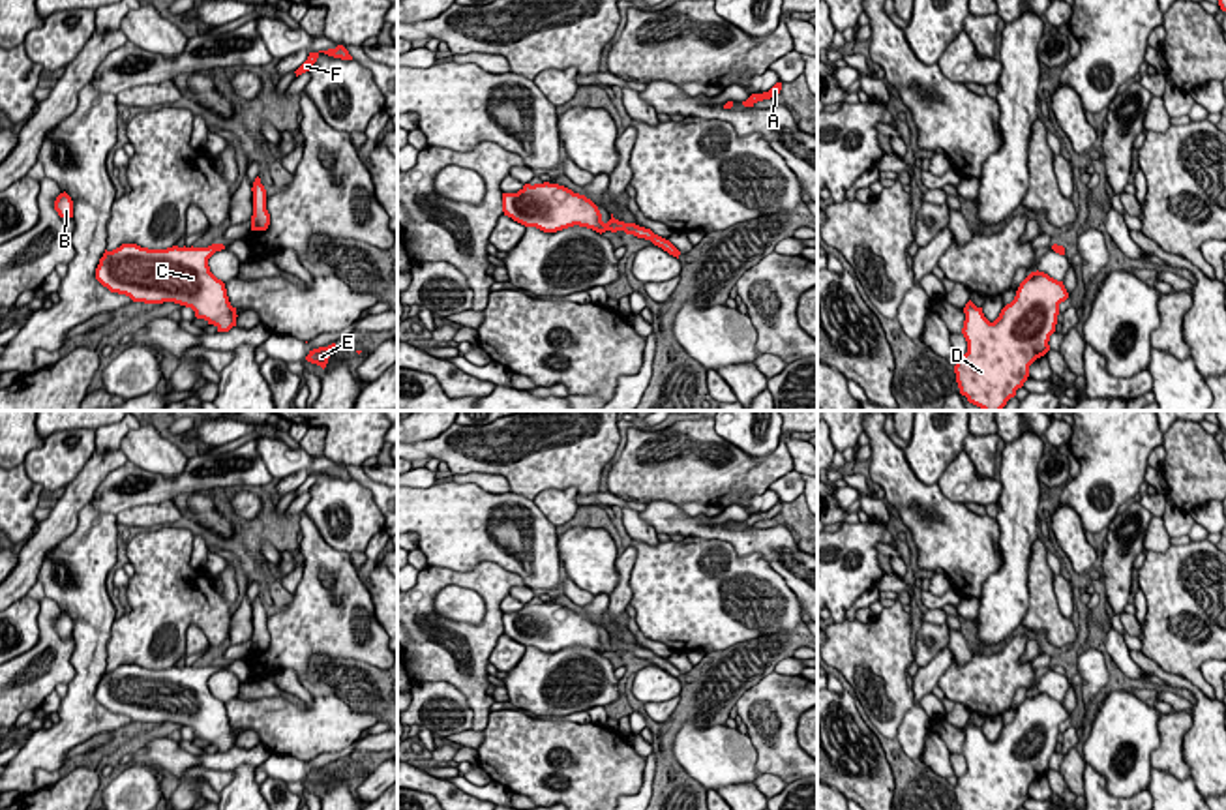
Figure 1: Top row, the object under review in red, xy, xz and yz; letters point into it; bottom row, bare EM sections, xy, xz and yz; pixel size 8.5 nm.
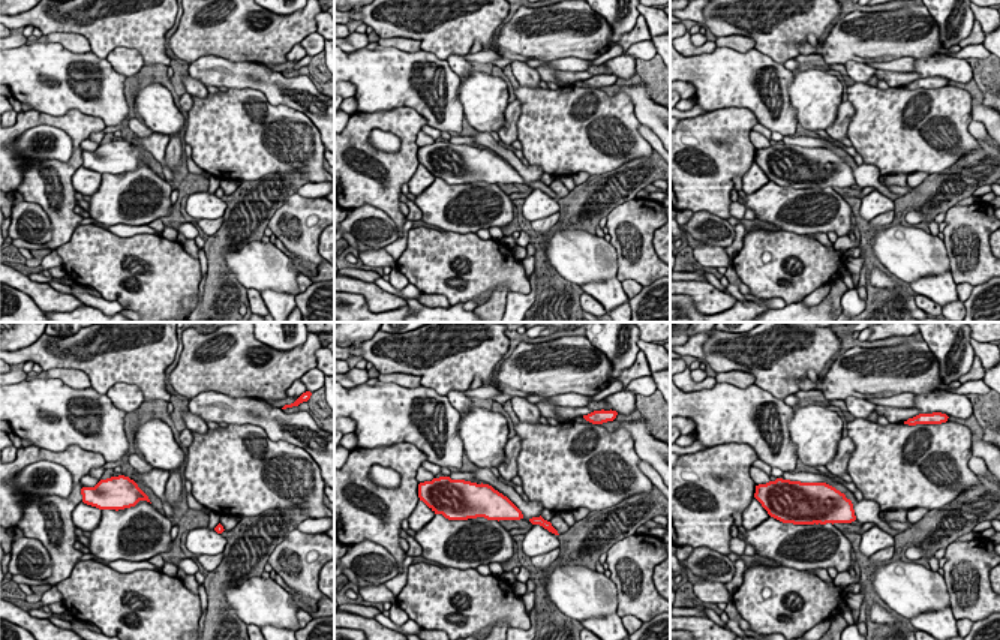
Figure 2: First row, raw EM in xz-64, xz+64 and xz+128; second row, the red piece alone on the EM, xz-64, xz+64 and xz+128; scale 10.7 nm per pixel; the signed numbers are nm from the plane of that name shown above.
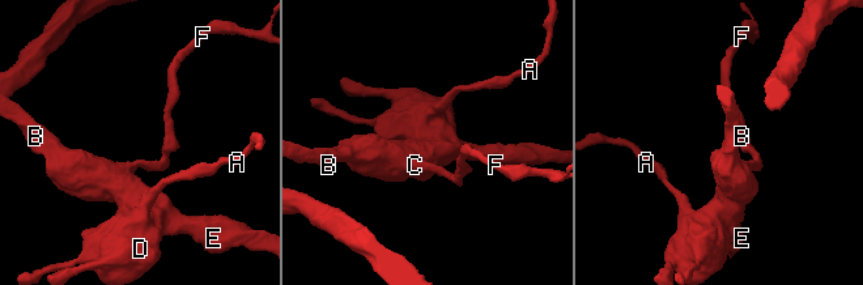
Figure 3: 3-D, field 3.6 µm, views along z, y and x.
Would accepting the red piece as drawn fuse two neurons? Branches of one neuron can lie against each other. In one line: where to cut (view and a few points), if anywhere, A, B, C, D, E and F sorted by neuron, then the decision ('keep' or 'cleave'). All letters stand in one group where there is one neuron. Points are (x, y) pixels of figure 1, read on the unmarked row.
no cut | A B C D E F | keep

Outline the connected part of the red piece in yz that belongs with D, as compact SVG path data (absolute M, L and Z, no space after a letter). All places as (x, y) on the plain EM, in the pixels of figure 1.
M1031 692L1016 716L990 742L982 728L965 724L962 754L967 772L954 786L960 810L1018 810L1029 797L1029 786L1050 771L1059 724L1069 718L1063 701Z

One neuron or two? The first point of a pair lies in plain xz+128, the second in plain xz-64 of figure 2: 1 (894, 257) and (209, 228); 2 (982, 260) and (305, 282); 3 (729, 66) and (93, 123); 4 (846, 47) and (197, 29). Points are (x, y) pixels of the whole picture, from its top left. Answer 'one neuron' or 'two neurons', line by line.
1: two neurons
2: two neurons
3: two neurons
4: one neuron

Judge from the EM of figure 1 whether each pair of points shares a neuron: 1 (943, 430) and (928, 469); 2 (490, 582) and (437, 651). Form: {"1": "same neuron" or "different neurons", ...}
{"1": "same neuron", "2": "same neuron"}

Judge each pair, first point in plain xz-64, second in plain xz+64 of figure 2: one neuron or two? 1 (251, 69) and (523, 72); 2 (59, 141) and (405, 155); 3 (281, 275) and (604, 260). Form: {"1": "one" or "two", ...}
{"1": "two", "2": "two", "3": "one"}

